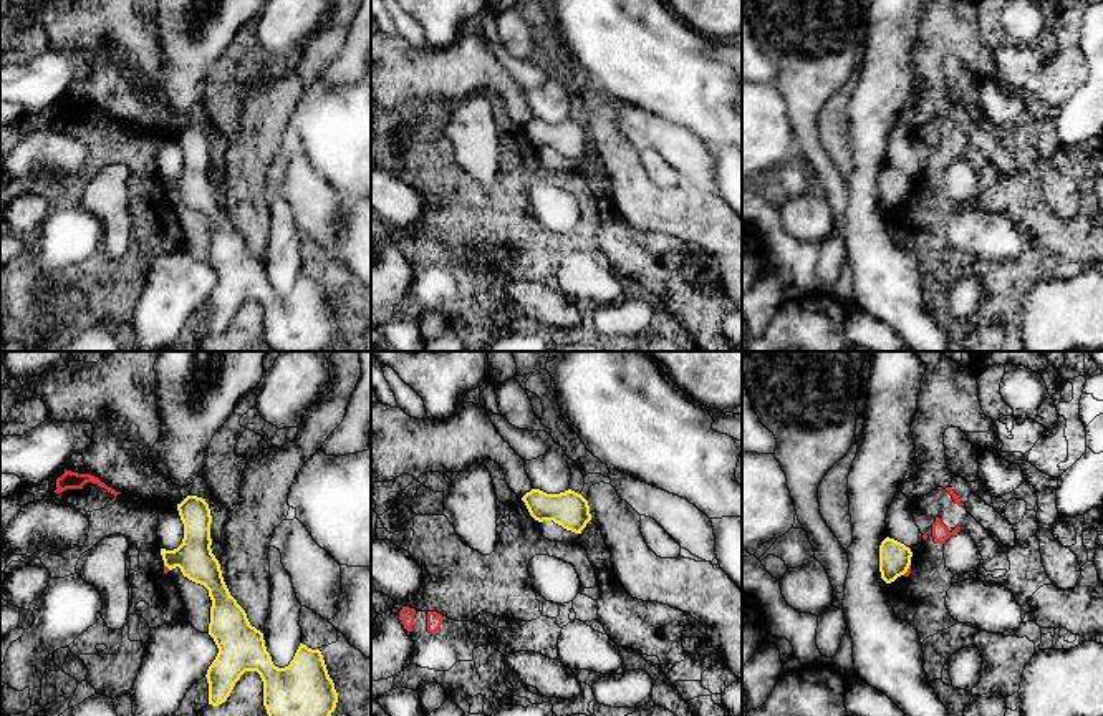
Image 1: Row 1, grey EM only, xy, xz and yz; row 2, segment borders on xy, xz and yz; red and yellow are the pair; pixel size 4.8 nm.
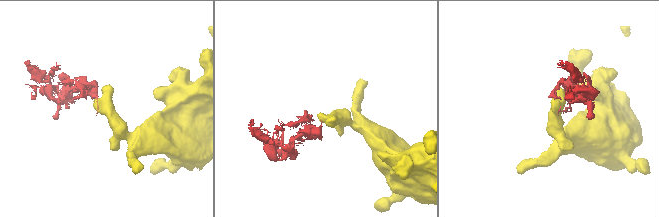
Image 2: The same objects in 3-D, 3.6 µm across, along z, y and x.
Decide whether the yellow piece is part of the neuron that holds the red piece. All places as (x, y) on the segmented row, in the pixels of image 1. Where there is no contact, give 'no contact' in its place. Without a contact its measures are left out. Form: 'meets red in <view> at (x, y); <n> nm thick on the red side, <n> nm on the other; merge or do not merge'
meets red in yz at (908, 569); 20 nm thick on the red side, 160 nm on the other; do not merge

